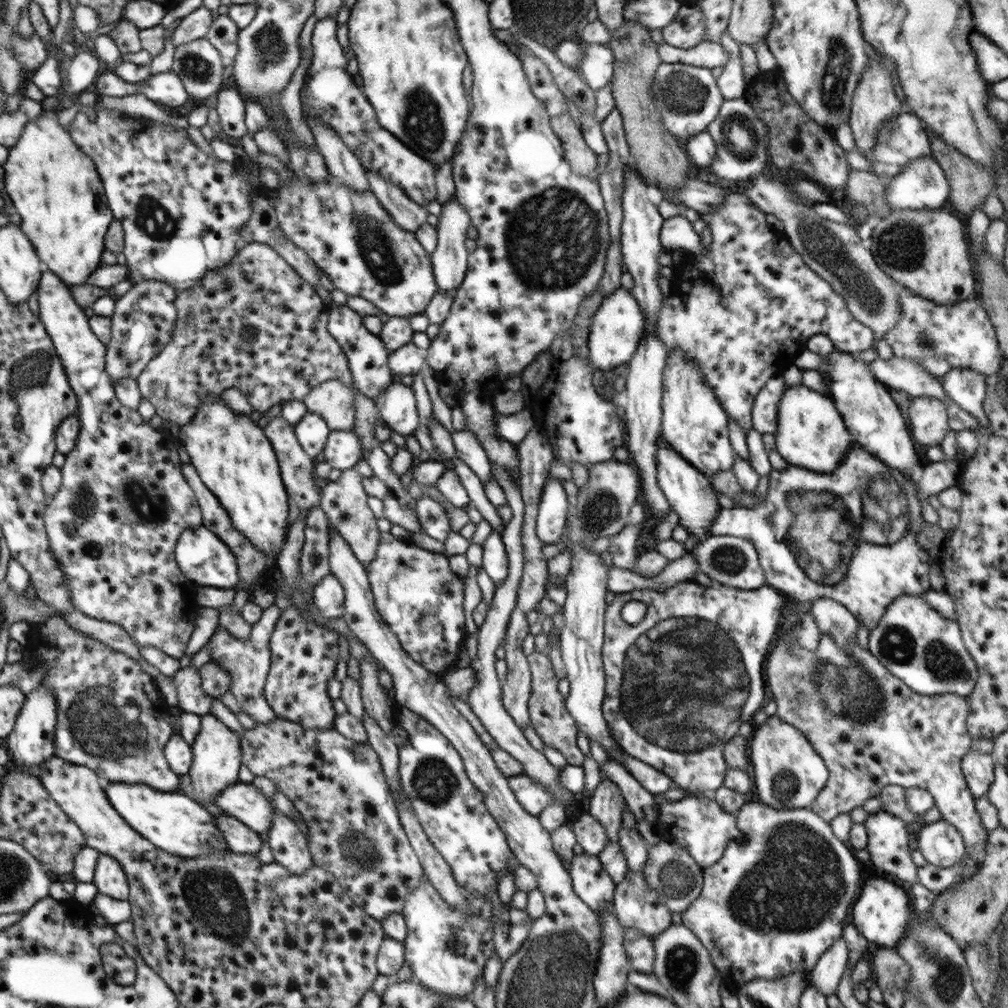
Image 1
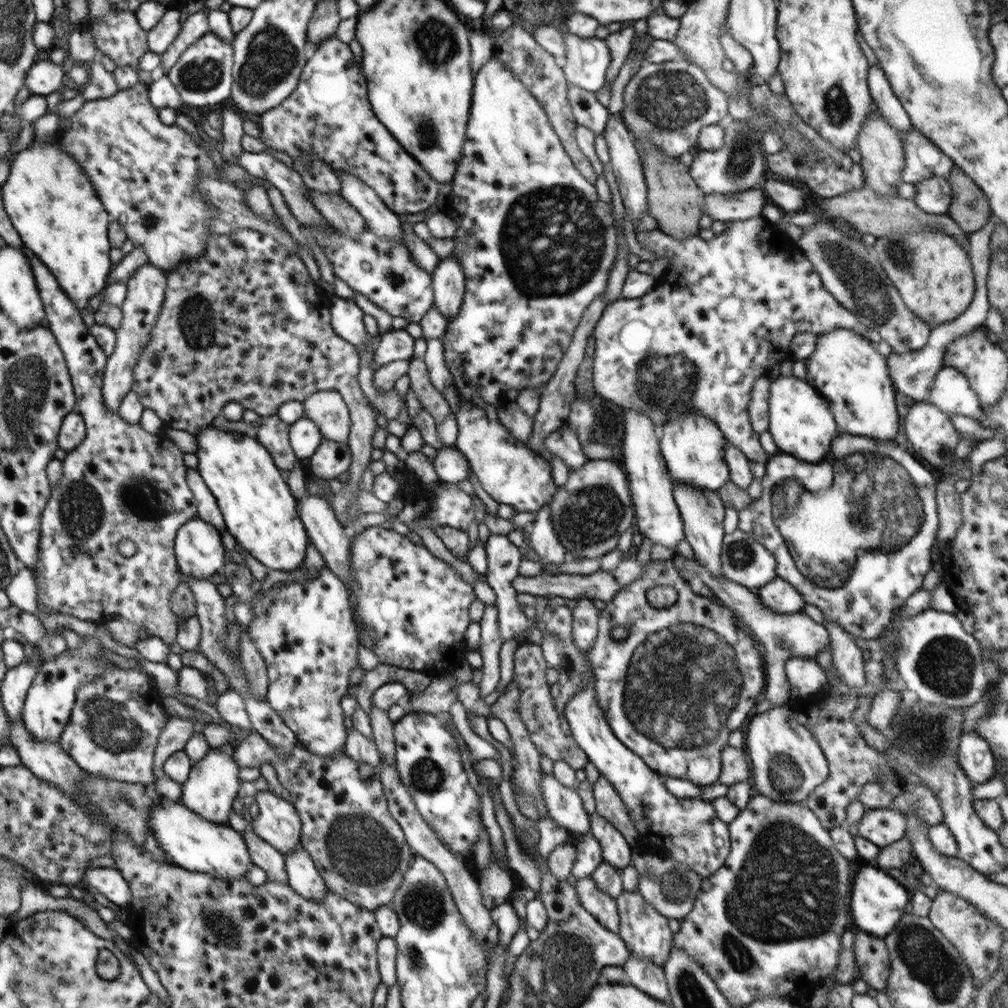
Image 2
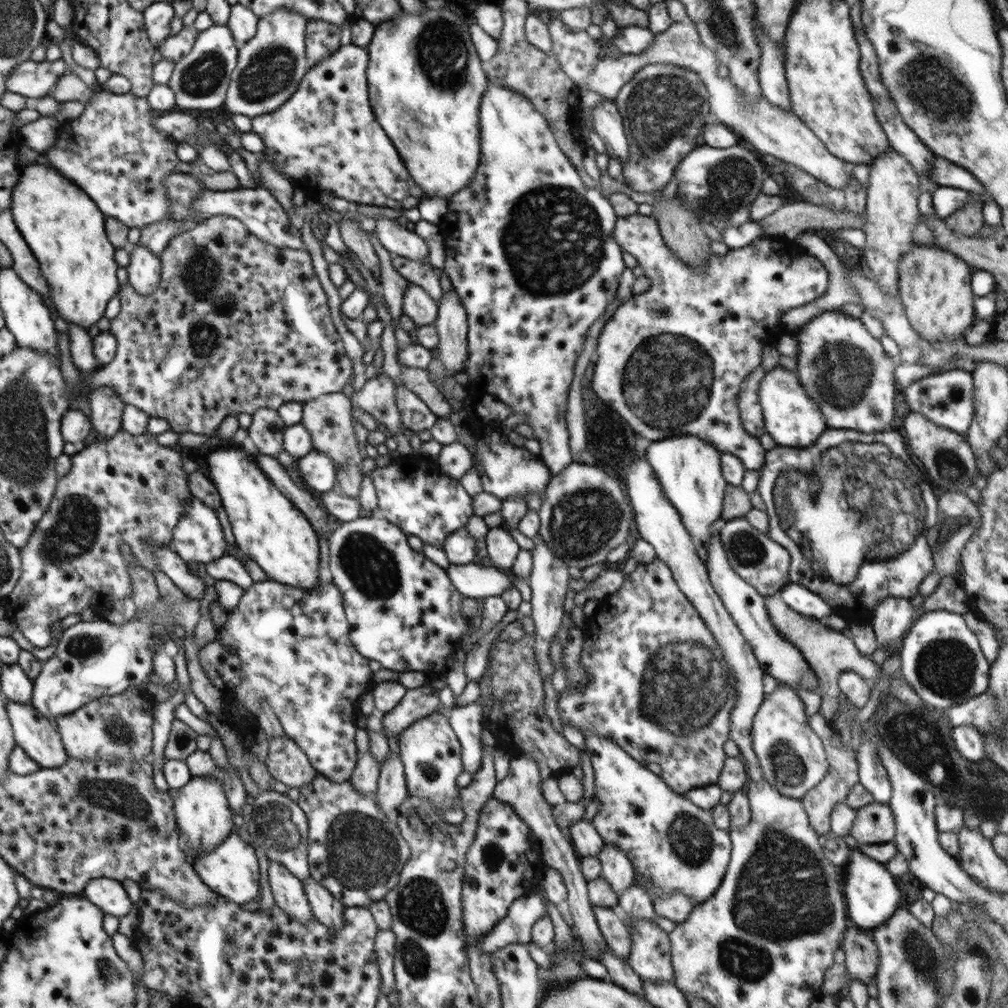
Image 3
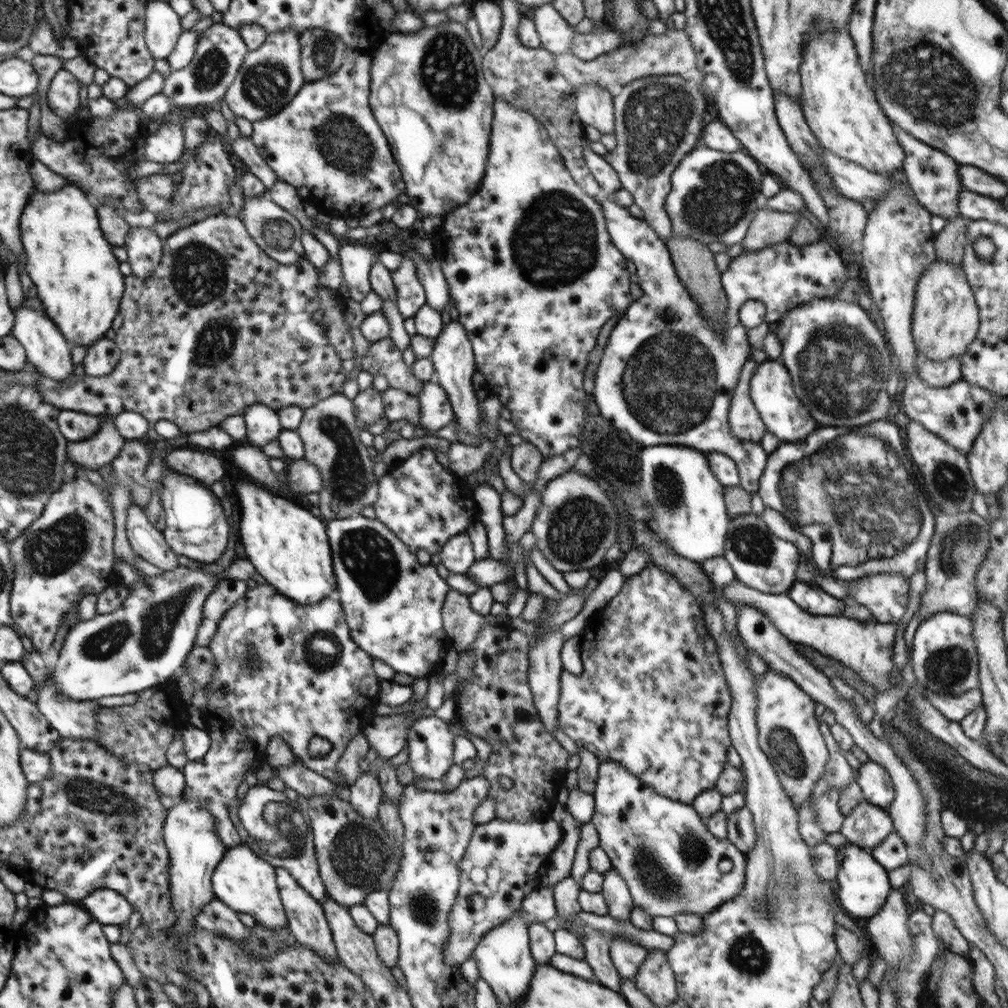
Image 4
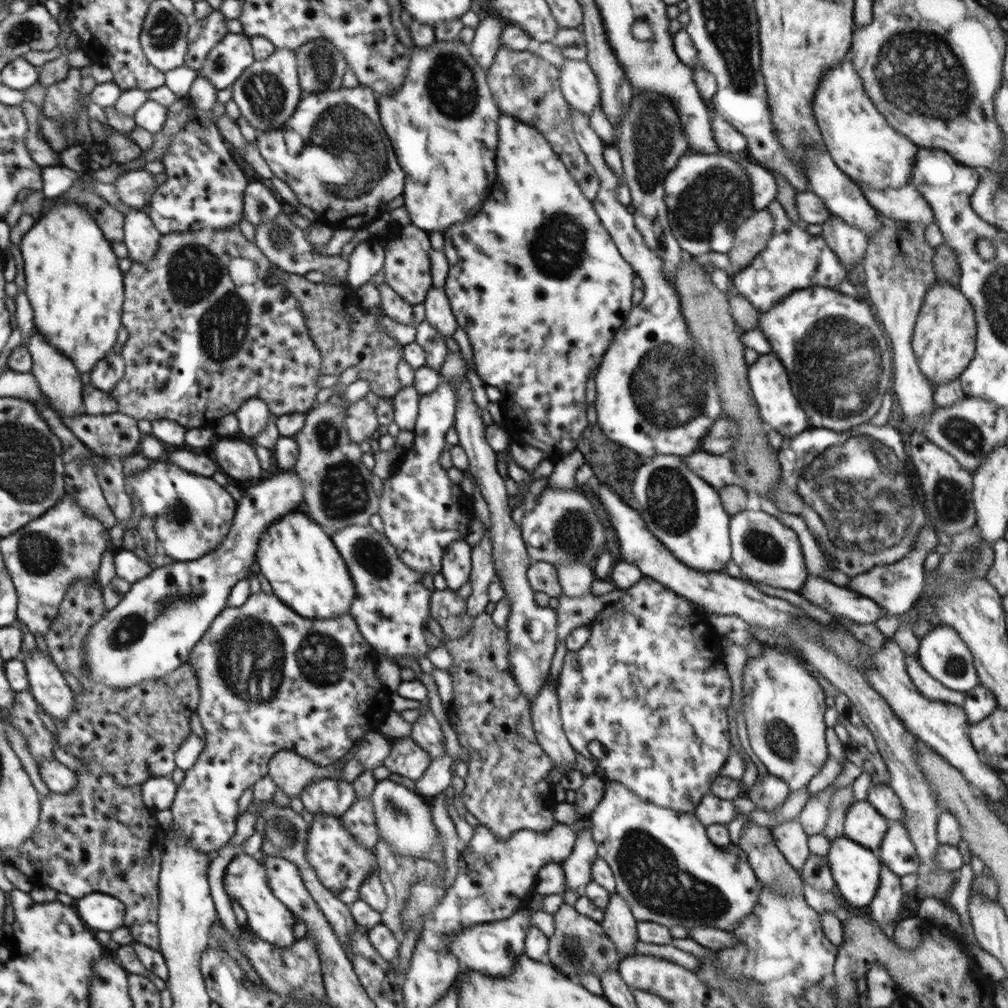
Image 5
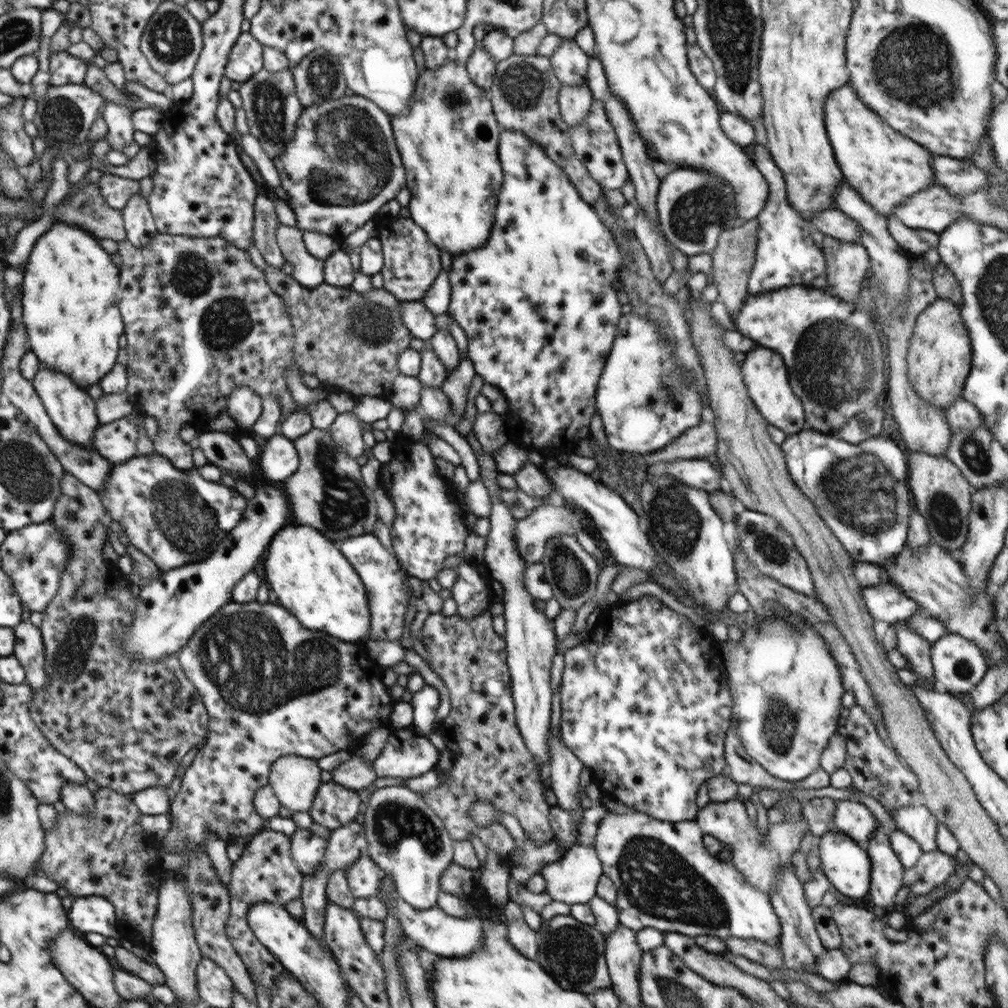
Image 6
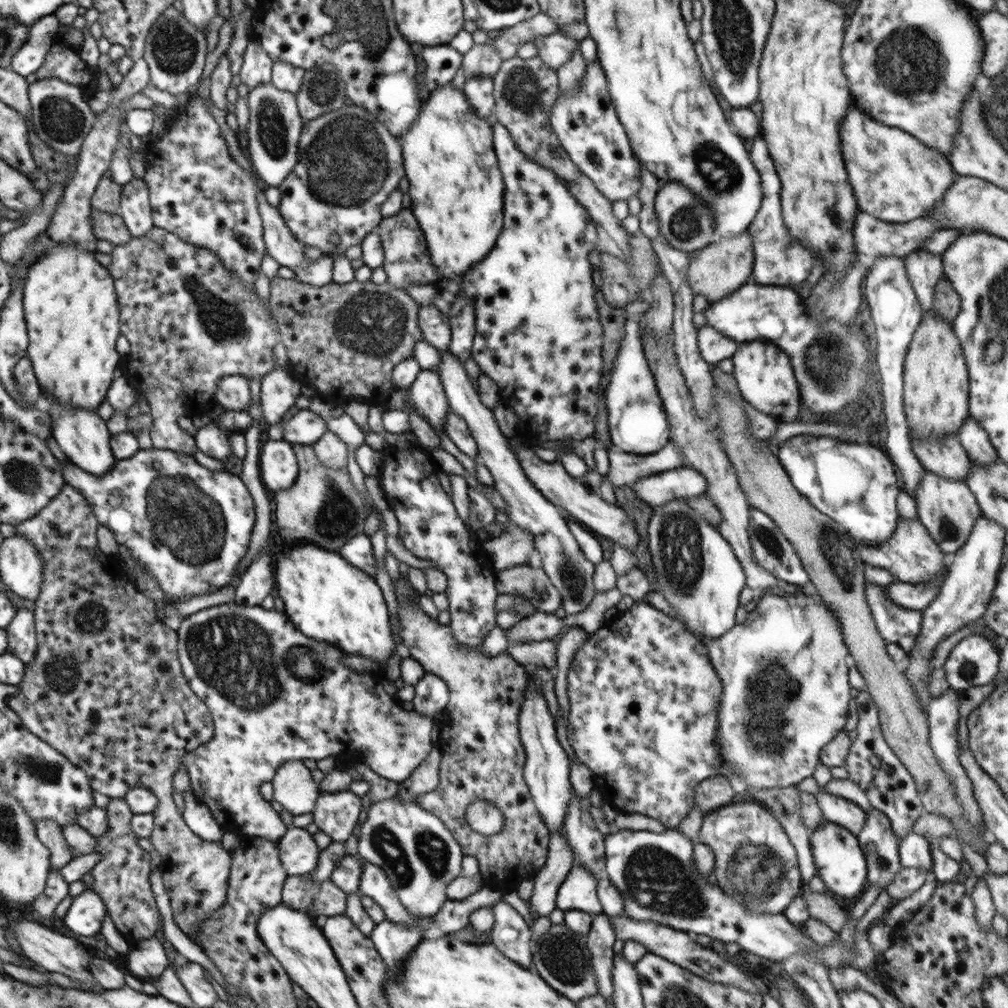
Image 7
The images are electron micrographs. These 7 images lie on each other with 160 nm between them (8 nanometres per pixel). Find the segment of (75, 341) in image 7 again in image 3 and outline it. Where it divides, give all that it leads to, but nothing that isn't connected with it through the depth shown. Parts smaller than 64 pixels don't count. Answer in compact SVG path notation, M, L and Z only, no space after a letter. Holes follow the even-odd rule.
M41 159L23 168L18 185L14 188L14 203L12 204L15 222L22 238L32 248L34 256L40 263L41 273L49 282L50 300L56 307L57 313L65 321L80 328L89 329L104 316L106 304L118 292L118 262L114 262L114 246L110 244L108 232L105 230L107 216L100 212L96 203L80 186L66 178L52 164Z

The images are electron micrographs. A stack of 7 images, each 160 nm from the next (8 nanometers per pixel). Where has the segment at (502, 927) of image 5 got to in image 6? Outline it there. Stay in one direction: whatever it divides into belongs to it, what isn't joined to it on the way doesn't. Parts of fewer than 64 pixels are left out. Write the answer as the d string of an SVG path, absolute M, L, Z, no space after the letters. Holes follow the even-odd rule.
M397 891L393 892L391 908L395 912L398 923L402 926L404 935L434 956L460 958L476 952L484 946L484 928L482 928L481 918L456 918L446 914L438 906L428 910L416 910Z

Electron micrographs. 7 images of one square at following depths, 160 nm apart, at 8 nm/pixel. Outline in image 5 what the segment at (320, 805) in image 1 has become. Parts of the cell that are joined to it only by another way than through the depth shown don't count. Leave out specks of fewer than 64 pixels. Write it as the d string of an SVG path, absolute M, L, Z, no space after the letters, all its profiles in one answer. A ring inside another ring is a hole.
M329 814L313 815L314 820L309 829L305 855L310 866L313 866L320 882L335 894L345 905L351 905L359 899L359 888L362 881L377 868L374 850L362 846L341 823L341 818Z

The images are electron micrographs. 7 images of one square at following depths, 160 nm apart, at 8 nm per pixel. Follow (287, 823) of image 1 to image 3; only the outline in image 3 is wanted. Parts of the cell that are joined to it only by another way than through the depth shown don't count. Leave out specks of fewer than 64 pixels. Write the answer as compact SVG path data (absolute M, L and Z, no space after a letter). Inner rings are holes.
M307 878L302 882L316 921L328 928L336 928L336 932L340 931L340 928L344 927L345 906L313 878Z

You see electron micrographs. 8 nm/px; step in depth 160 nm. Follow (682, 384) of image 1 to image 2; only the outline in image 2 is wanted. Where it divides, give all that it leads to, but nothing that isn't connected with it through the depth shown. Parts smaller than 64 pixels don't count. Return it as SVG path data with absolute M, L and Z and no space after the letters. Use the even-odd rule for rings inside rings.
M697 412L683 414L680 418L669 418L659 431L662 459L673 483L688 485L701 491L718 491L729 480L729 468L726 465L725 448L727 440L718 425Z

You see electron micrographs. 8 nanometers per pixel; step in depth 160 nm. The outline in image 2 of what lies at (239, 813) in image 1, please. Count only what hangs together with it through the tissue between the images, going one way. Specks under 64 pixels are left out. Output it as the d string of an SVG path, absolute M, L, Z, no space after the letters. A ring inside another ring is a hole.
M273 790L256 793L252 828L262 840L283 854L300 845L301 818L293 803Z

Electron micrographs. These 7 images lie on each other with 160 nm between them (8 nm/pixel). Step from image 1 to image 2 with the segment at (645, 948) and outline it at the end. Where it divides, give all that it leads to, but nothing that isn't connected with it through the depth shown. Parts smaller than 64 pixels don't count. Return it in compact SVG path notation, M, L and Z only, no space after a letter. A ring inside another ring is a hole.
M629 953L623 969L631 986L656 1000L669 1003L670 990L668 990L663 968Z

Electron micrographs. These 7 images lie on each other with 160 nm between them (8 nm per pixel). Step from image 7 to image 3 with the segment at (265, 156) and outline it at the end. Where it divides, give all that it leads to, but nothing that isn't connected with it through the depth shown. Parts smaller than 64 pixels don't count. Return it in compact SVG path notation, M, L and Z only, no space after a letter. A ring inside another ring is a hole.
M288 9L259 18L256 35L238 47L237 65L229 80L224 106L233 116L242 114L252 120L278 110L293 96L311 67L305 46L307 25L306 17Z

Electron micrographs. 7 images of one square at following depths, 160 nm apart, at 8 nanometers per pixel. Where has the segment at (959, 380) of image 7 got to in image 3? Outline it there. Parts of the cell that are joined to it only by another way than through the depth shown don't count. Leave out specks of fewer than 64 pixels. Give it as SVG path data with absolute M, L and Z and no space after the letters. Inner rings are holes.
M920 245L903 254L899 262L899 296L905 315L924 340L957 340L973 326L974 297L972 271L954 252L938 246Z

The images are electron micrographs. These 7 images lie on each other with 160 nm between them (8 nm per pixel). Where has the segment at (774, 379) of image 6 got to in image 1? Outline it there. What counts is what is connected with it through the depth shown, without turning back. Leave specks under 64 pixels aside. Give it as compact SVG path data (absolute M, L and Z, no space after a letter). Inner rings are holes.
M804 385L788 387L782 393L777 410L775 446L787 464L800 467L802 471L832 474L853 445L852 436L830 396Z

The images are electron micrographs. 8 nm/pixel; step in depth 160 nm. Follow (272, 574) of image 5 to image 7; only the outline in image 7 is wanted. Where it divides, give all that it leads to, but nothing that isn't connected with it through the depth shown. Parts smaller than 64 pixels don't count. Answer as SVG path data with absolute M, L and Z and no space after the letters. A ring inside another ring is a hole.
M313 544L285 545L274 560L276 596L282 598L285 614L290 622L308 638L327 642L340 648L345 654L358 654L372 658L381 667L396 650L396 640L390 627L390 614L382 590L374 578L357 566L352 566L338 552Z

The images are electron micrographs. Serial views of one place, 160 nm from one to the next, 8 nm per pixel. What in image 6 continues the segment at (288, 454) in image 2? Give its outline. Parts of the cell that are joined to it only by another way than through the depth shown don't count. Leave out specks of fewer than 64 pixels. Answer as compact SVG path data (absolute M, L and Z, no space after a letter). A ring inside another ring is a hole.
M247 386L232 389L227 398L227 412L237 422L238 430L250 428L261 415L261 396Z

